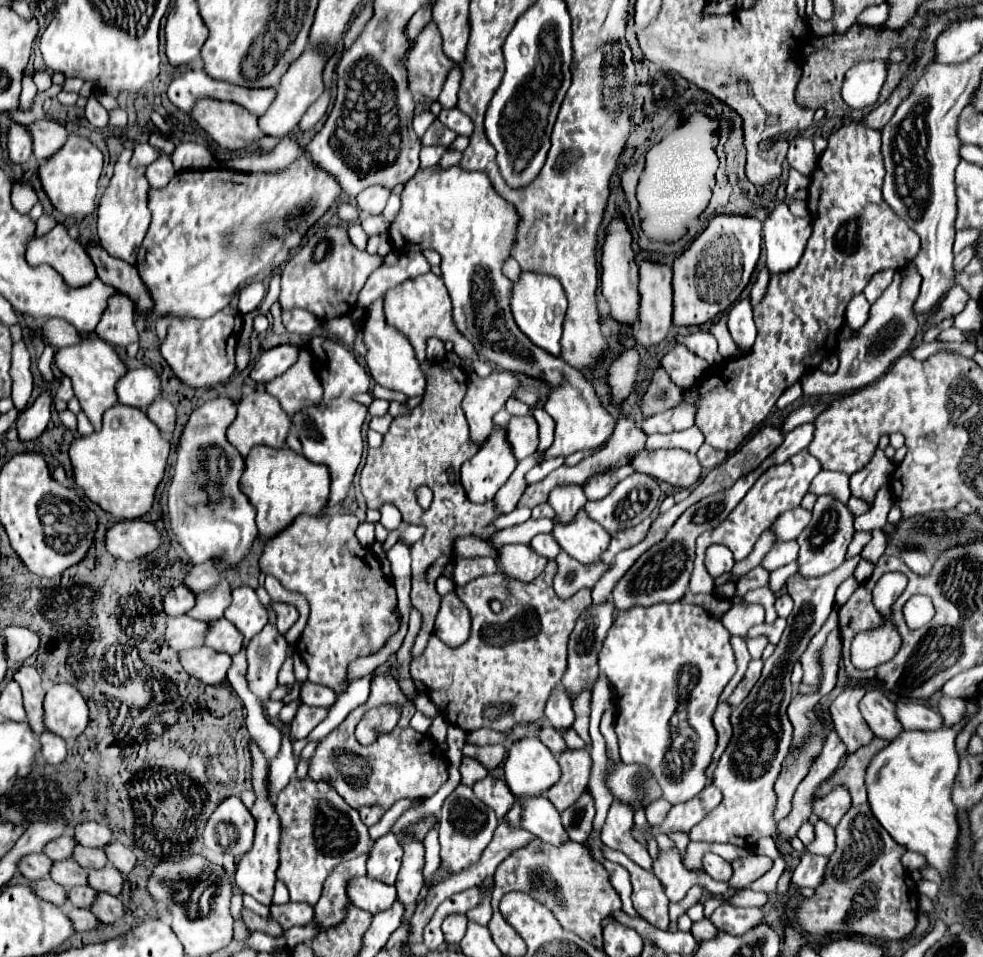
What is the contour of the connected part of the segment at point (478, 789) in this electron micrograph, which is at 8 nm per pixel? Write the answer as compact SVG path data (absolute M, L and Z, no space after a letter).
M487 776L473 786L473 792L479 800L483 800L483 804L497 812L499 820L505 816L505 812L511 810L511 804L515 804L515 796L507 788L507 782L501 778Z

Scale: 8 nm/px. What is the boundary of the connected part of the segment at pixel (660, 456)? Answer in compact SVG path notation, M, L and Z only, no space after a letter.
M643 450L631 460L631 466L637 472L649 474L677 488L695 486L703 470L697 456L685 450L657 450L657 452Z

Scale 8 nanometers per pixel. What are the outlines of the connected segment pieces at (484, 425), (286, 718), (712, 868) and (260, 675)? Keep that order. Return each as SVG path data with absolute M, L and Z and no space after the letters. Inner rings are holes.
M495 370L489 378L471 374L461 406L467 414L471 440L475 444L481 446L487 440L493 430L493 416L505 406L509 398L515 396L515 390L519 386L519 378L515 378L511 372Z
M293 700L293 702L285 704L285 706L283 706L283 710L281 710L281 714L279 714L281 722L283 722L283 724L289 724L289 722L293 720L293 716L295 716L295 712L297 712L297 708L299 708L299 706L301 706L301 700Z
M705 854L703 858L703 870L713 878L713 880L719 880L719 882L729 882L731 878L731 864L727 860L723 860L721 856L717 854Z
M267 624L247 646L247 686L261 700L267 702L277 686L277 672L287 654L287 640L275 626Z

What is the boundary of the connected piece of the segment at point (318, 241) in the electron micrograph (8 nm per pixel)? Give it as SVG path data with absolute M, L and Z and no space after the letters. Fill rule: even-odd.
M315 234L287 260L281 272L281 310L303 308L323 322L349 314L357 304L357 294L367 276L379 266L383 266L383 256L367 254L355 246L325 246L325 238Z

